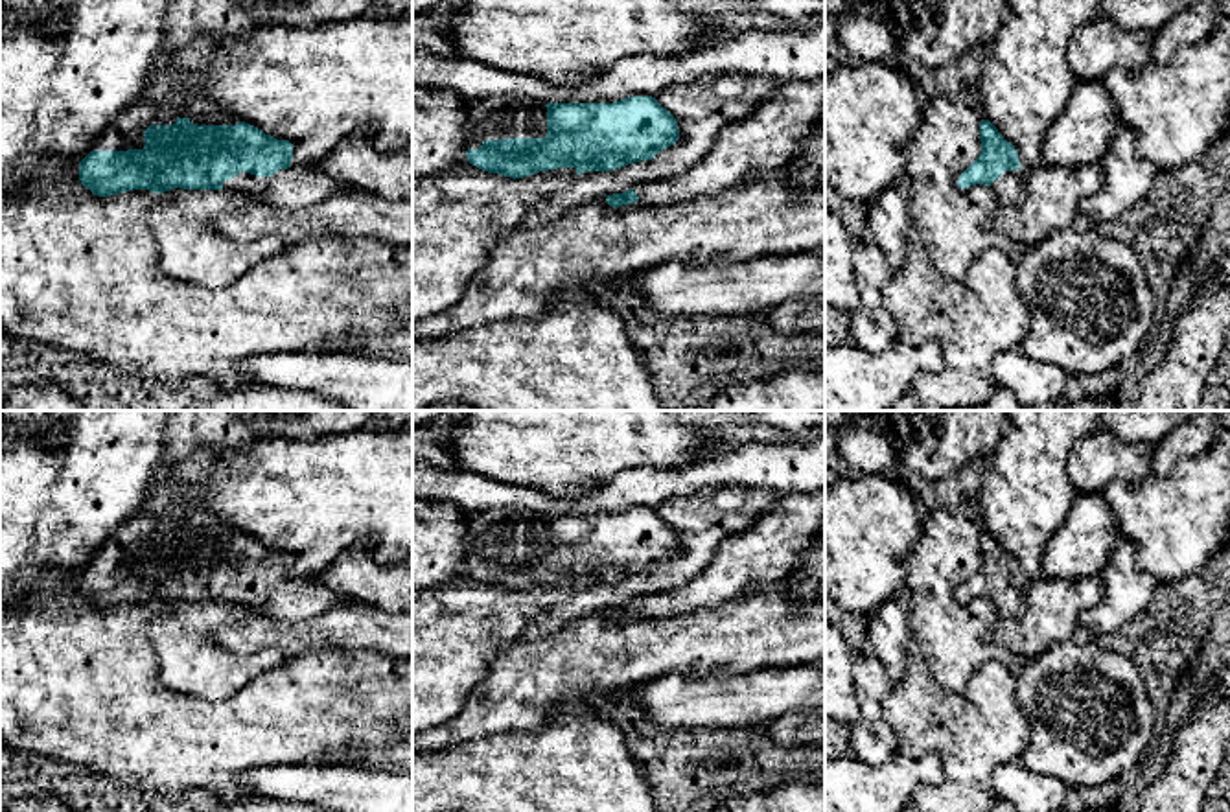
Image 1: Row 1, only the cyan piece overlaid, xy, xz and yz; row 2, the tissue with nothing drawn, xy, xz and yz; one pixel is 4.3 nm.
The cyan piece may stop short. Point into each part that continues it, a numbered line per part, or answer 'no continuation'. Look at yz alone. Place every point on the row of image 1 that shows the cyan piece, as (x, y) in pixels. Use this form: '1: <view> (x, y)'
1: yz (1009, 190)

